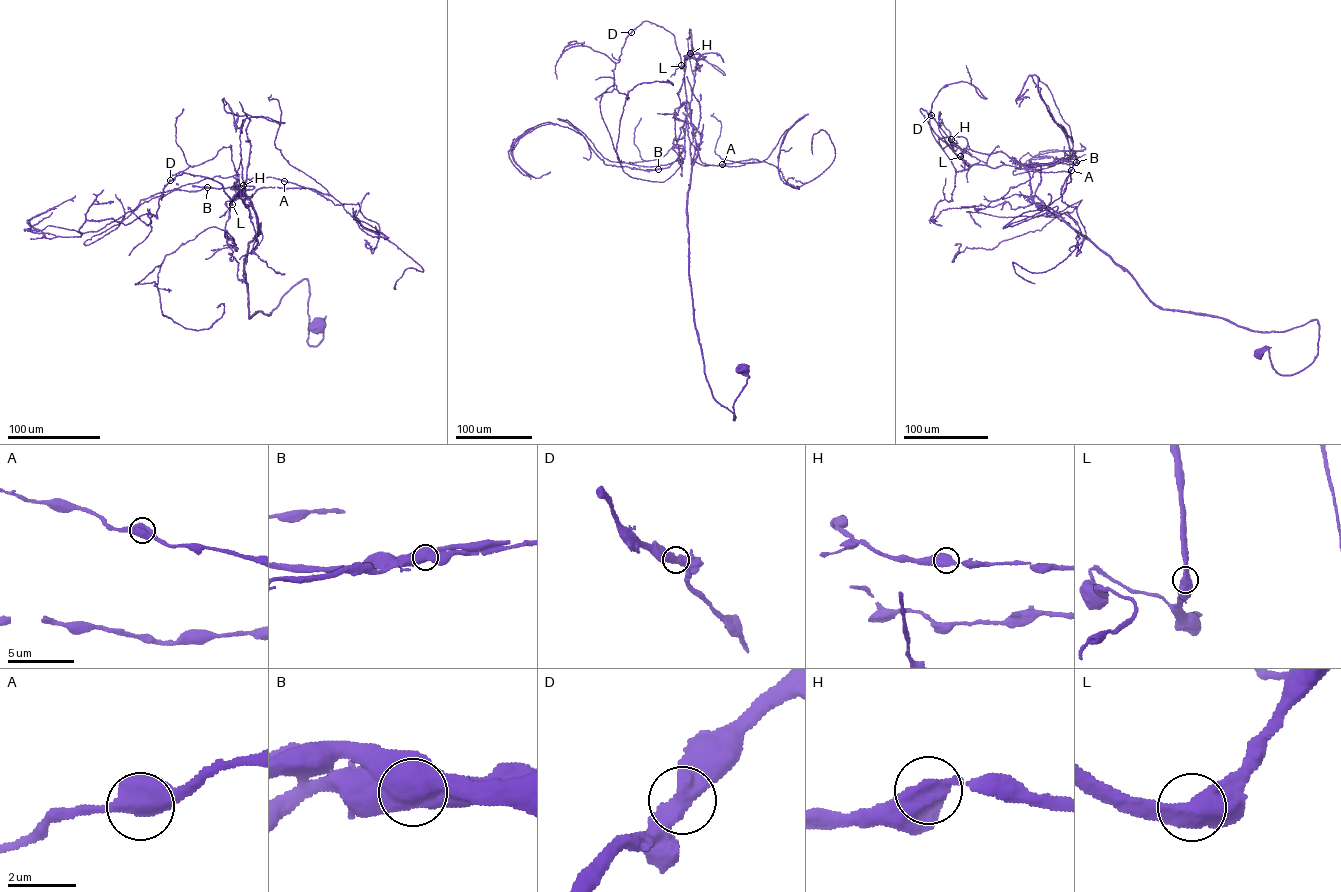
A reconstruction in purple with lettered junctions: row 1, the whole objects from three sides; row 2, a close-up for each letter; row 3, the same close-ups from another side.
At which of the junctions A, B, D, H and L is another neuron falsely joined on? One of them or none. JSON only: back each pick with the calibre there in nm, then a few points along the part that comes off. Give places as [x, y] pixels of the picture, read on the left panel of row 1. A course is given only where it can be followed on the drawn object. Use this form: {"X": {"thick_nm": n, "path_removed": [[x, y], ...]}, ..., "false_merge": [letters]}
{"B": {"thick_nm": 700, "path_removed": [[207, 187], [176, 183]]}, "false_merge": ["B"]}

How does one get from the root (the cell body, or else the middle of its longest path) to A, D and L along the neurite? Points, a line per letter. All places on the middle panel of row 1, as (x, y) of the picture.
A: (742, 368), (734, 420), (712, 394), (695, 324), (687, 198), (701, 135), (687, 115), (691, 157), (722, 164)
D: (742, 368), (734, 420), (695, 324), (701, 135), (684, 69), (669, 31), (631, 32)
L: (742, 368), (747, 382), (734, 420), (712, 394), (695, 324), (687, 198), (701, 135), (687, 113), (681, 65)

